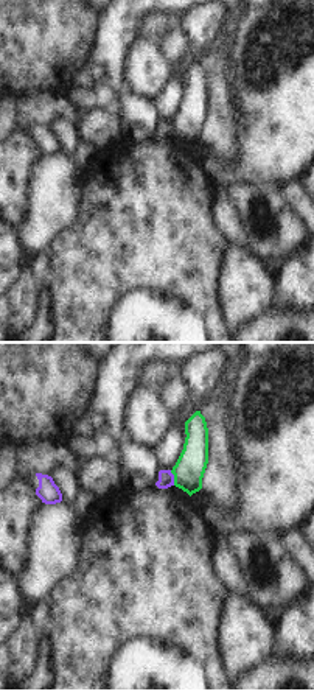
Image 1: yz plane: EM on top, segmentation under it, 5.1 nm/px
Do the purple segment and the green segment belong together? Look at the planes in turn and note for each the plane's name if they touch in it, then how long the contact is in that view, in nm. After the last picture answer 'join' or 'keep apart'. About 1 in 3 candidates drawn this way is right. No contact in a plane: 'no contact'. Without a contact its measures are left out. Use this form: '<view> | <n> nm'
yz | 80 nm

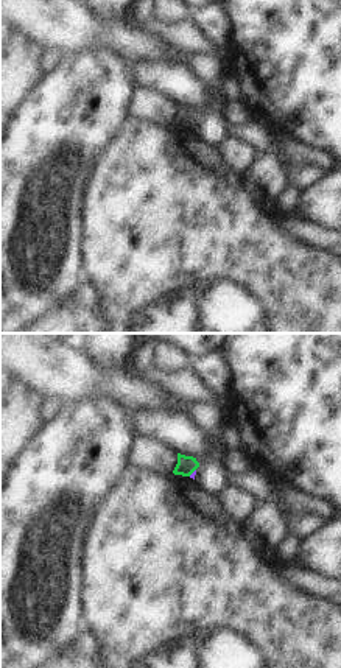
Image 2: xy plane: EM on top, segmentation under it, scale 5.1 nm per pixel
xy | 50 nm

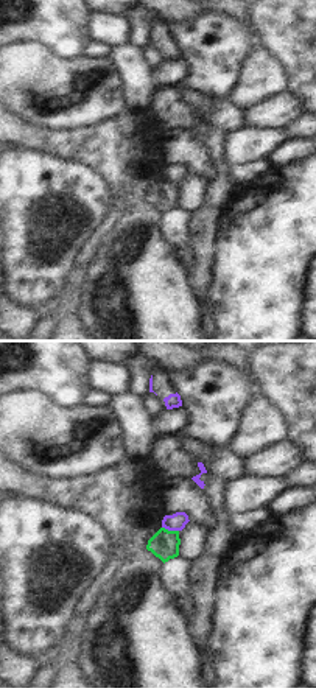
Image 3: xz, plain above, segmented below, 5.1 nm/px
xz | 90 nm

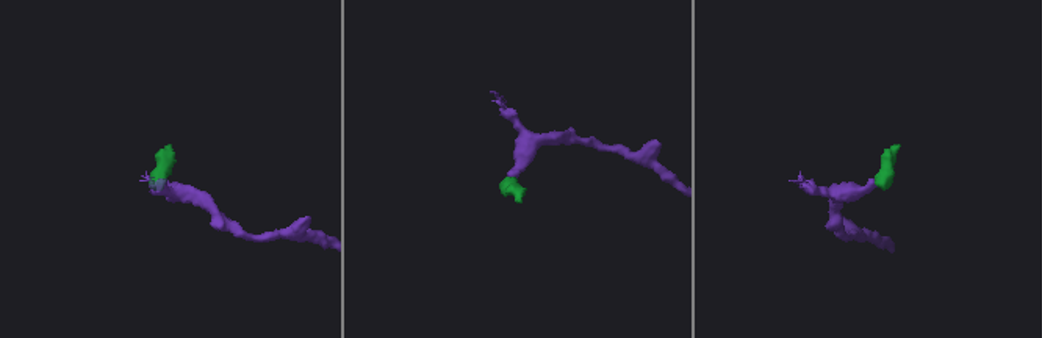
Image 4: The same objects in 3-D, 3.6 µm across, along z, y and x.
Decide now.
keep apart

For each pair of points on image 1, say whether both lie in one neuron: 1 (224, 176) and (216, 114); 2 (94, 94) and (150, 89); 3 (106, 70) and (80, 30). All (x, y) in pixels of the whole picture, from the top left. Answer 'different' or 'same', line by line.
1: different
2: different
3: different

